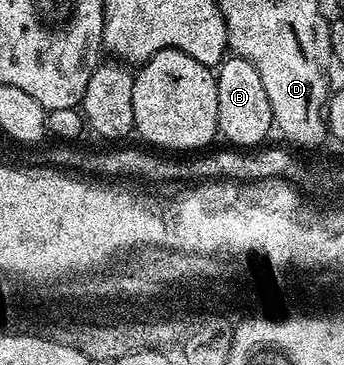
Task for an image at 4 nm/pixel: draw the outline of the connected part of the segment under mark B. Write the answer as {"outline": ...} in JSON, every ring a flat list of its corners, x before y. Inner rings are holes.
{"outline":[[234,55,228,56,218,66,217,76,217,115,219,116,219,133,226,144,231,147,259,147,270,133,273,133,273,111,269,107,269,95,265,95,265,86,261,83,261,75,253,63]]}

